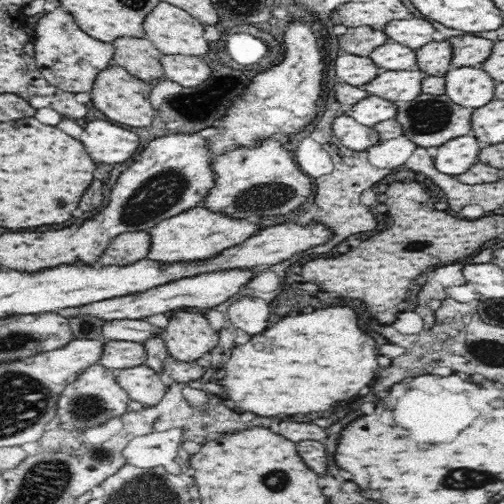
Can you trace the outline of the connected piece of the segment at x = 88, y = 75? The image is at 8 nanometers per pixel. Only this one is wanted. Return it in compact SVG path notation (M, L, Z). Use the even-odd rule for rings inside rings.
M63 7L45 11L34 28L35 61L43 77L52 86L66 92L91 92L95 78L111 64L115 53L113 43L88 35L78 27L74 16Z

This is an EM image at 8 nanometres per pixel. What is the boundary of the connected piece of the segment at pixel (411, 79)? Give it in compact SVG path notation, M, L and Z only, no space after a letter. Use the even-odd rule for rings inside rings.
M419 68L401 71L382 71L376 78L363 85L370 95L397 103L414 100L421 92L421 80L427 76Z

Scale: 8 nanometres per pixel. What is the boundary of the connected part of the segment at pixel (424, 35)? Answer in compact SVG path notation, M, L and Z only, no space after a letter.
M413 16L408 20L391 20L385 26L384 31L390 41L403 44L415 51L433 41L432 34L434 34L435 28L432 26L432 22L426 22L426 20Z

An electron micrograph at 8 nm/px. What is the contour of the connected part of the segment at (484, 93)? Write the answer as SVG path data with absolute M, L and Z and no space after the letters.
M480 66L450 68L444 79L444 94L460 106L480 108L494 99L497 81Z

